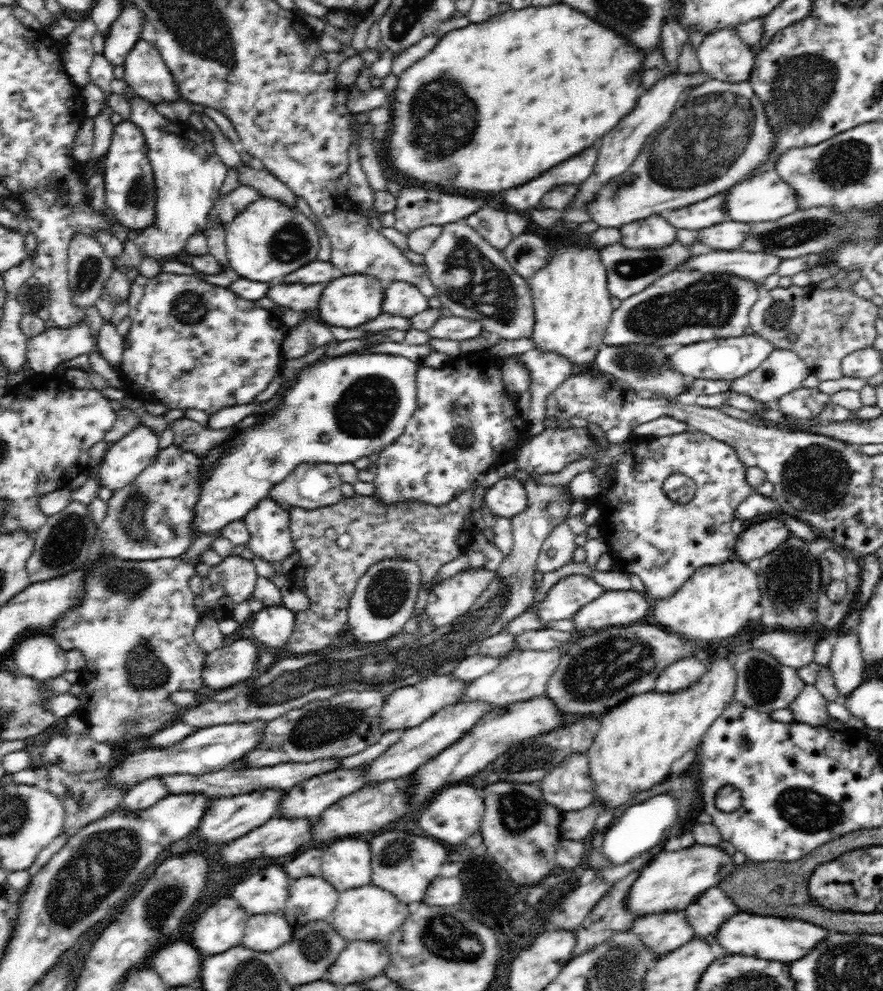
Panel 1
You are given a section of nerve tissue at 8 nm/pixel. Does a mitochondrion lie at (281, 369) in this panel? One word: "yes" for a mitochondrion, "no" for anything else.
no

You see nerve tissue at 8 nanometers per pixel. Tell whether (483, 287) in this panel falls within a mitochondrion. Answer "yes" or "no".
yes

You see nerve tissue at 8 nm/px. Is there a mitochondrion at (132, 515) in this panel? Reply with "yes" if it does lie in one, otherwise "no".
yes

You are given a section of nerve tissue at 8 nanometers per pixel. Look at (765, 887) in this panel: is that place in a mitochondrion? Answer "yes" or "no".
yes

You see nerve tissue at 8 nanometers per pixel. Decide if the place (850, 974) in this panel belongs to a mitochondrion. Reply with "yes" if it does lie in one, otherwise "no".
yes

